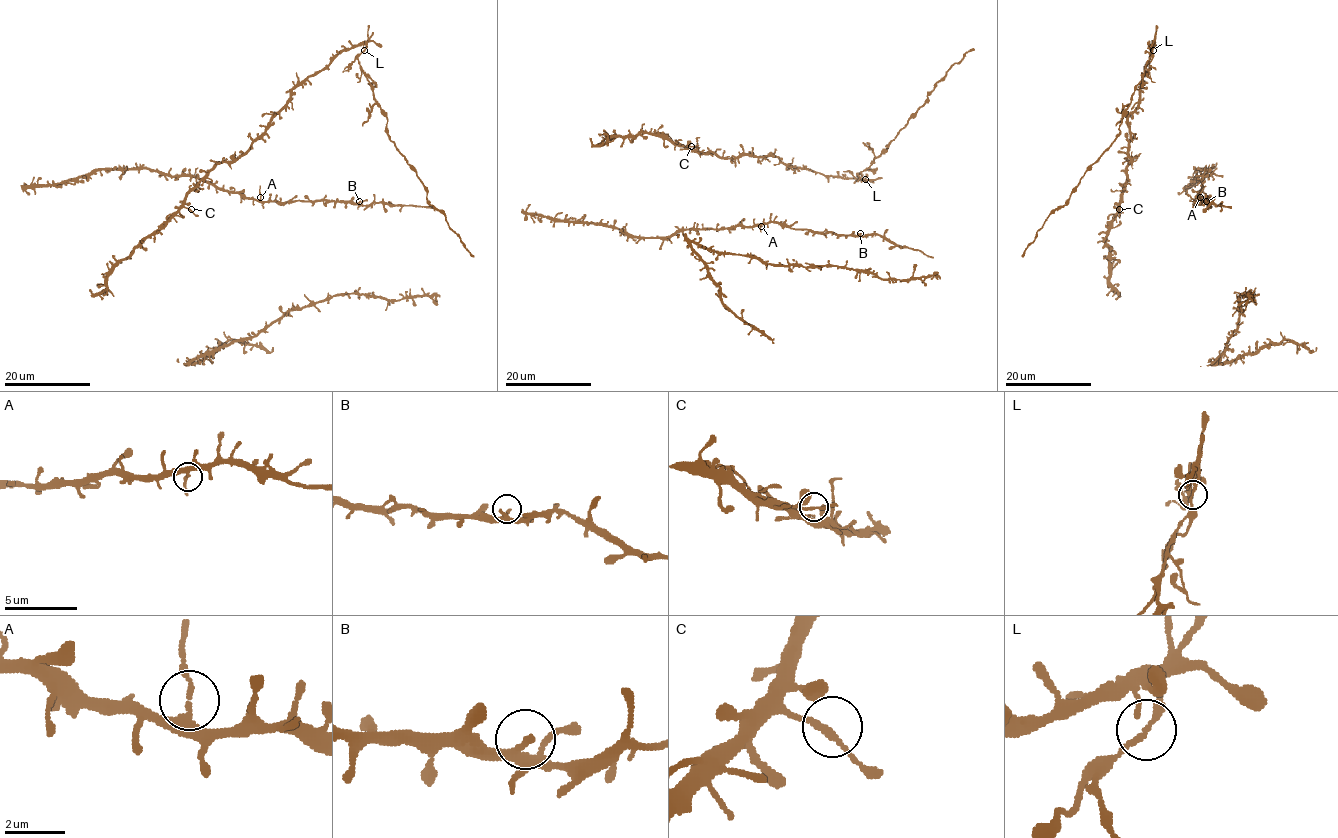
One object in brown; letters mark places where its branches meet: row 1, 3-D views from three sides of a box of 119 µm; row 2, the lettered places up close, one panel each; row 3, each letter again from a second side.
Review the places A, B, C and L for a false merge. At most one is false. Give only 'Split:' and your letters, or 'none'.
Split: L

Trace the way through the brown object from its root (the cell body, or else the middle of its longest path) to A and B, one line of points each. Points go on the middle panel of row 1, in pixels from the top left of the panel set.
A: (788, 227), (773, 222), (761, 226)
B: (788, 227), (840, 235), (860, 233)

